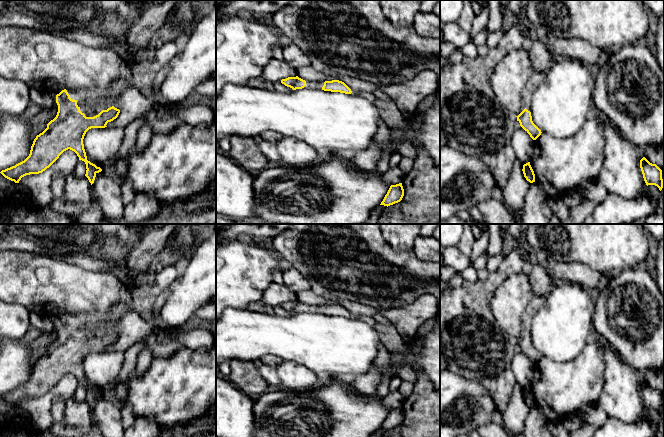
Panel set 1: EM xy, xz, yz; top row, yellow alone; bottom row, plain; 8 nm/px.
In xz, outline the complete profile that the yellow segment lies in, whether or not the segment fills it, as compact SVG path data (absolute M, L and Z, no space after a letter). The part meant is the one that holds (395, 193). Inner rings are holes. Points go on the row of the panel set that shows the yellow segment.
M402 183L391 185L380 205L388 207L390 205L400 202L403 196L404 196L404 189Z

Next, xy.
M114 83L106 89L94 91L70 92L59 86L51 93L58 107L56 117L47 124L47 128L36 136L29 156L22 162L2 170L7 179L19 183L22 177L39 174L49 168L66 150L74 151L79 160L86 164L86 174L91 185L96 174L102 169L87 160L83 139L91 128L105 128L107 123L116 119L120 110L114 106L108 108L102 103L121 94L123 86Z

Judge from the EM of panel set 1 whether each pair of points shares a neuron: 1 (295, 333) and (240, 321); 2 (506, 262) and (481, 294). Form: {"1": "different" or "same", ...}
{"1": "same", "2": "same"}

